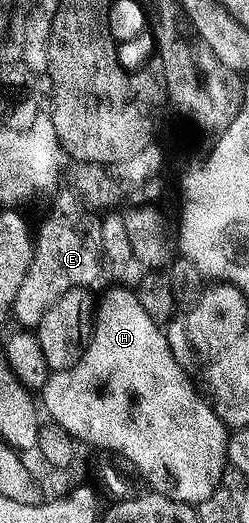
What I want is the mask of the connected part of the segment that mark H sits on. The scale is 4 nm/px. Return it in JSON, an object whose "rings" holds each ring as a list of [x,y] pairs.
{"rings":[[[132,287],[109,288],[102,296],[99,296],[95,304],[93,333],[89,335],[89,342],[85,345],[85,353],[81,355],[79,362],[75,362],[75,366],[71,366],[67,370],[53,372],[50,375],[43,387],[39,389],[39,400],[43,405],[44,415],[46,412],[49,415],[46,417],[52,423],[63,426],[63,430],[67,430],[67,434],[73,437],[74,441],[81,443],[82,440],[85,444],[94,444],[97,450],[117,452],[123,458],[127,458],[137,468],[142,481],[152,491],[157,492],[161,496],[195,506],[199,502],[203,502],[203,498],[211,498],[213,491],[222,487],[223,480],[221,480],[221,475],[224,474],[225,470],[227,471],[226,456],[228,454],[230,429],[217,417],[213,405],[202,395],[198,385],[190,380],[189,375],[179,366],[179,362],[175,362],[175,354],[171,354],[171,346],[169,345],[166,329],[158,321],[153,320],[143,310],[143,306],[139,306],[139,298]]]}

